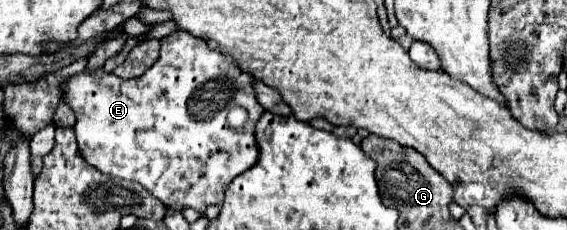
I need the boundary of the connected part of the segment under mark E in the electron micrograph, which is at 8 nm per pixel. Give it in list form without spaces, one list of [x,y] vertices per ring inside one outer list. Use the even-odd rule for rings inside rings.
[[[177,30],[161,40],[159,60],[143,76],[119,80],[103,70],[97,70],[95,74],[81,72],[63,84],[63,100],[75,110],[77,144],[87,164],[103,174],[141,182],[169,210],[193,208],[203,214],[207,206],[223,202],[225,188],[233,176],[243,174],[259,160],[255,124],[261,118],[263,108],[255,98],[253,80],[255,78],[249,76],[249,72],[243,72],[231,56],[211,50],[205,40],[185,30]],[[231,106],[247,110],[249,118],[243,128],[231,128],[227,124]]]

